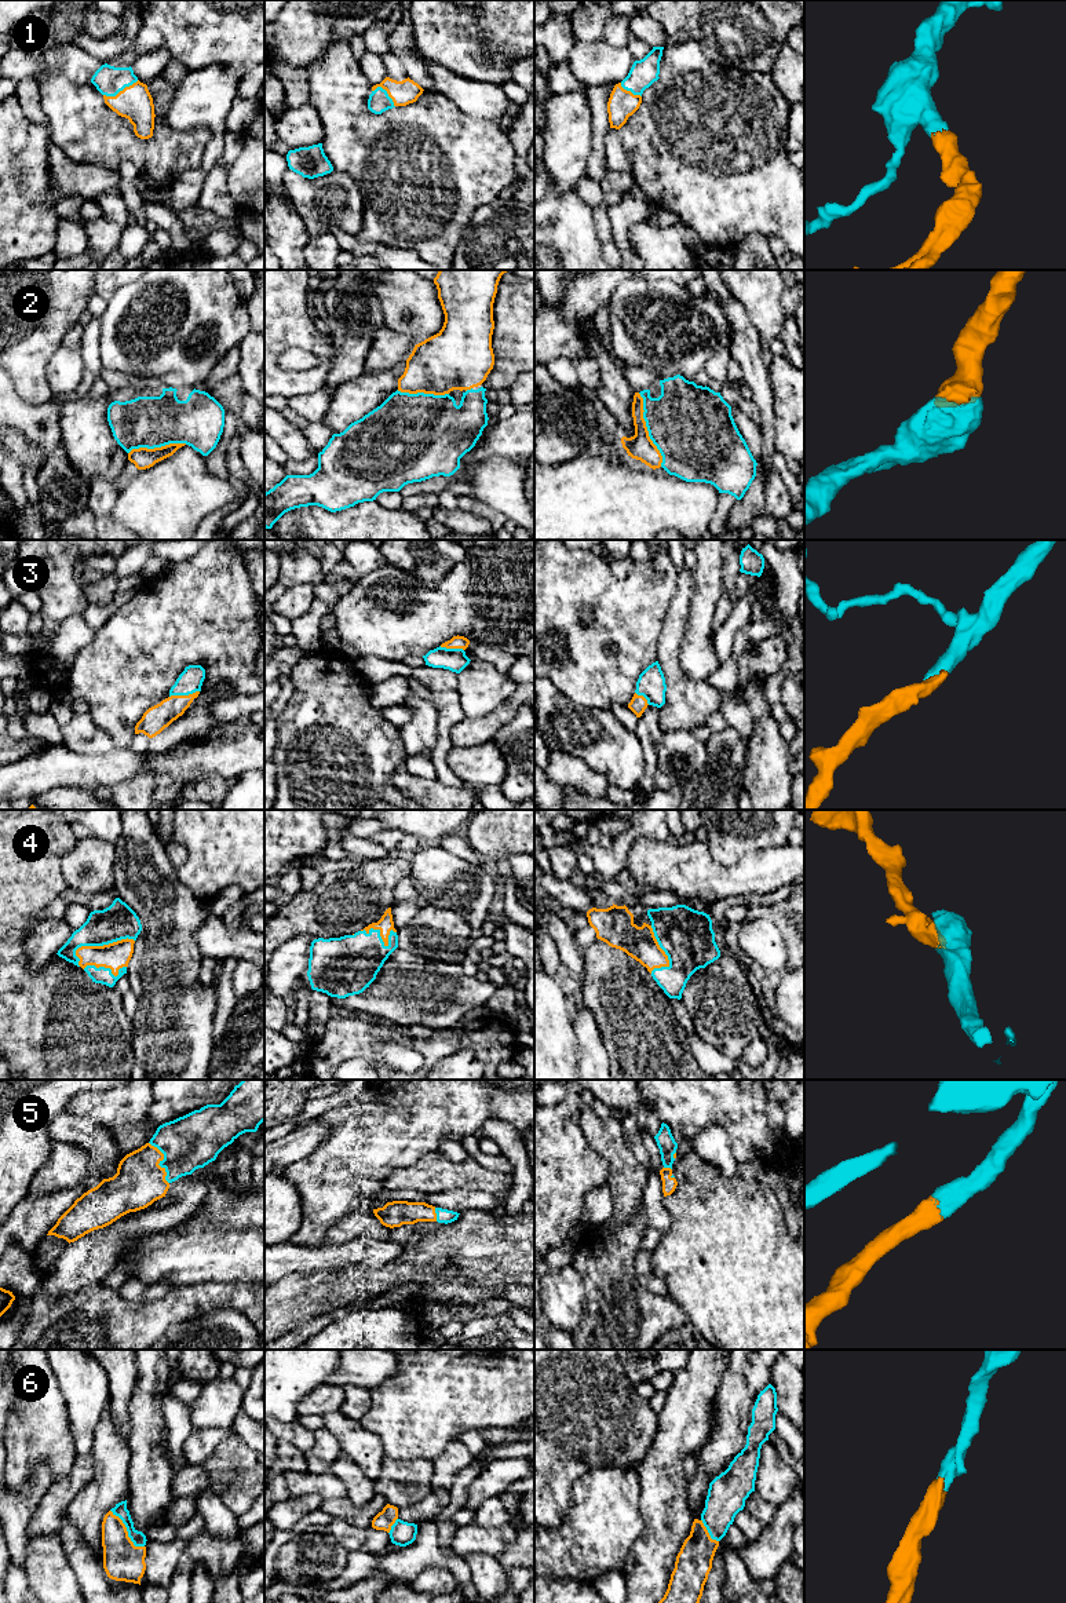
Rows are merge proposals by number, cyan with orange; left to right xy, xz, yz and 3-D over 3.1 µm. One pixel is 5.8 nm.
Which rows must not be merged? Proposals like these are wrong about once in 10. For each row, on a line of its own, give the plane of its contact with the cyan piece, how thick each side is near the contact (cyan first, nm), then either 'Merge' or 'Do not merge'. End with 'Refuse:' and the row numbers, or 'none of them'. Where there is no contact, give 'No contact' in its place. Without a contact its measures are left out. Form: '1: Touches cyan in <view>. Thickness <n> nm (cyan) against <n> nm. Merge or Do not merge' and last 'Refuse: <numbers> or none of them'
1: Touches cyan in xy. Thickness 170 nm (cyan) against 200 nm. Merge
2: Touches cyan in yz. Thickness 460 nm (cyan) against 150 nm. Merge
3: Touches cyan in xy. Thickness 140 nm (cyan) against 150 nm. Merge
4: Touches cyan in xy. Thickness 220 nm (cyan) against 160 nm. Merge
5: Touches cyan in xy. Thickness 320 nm (cyan) against 280 nm. Merge
6: Touches cyan in xy. Thickness 80 nm (cyan) against 220 nm. Merge
Refuse: none of them

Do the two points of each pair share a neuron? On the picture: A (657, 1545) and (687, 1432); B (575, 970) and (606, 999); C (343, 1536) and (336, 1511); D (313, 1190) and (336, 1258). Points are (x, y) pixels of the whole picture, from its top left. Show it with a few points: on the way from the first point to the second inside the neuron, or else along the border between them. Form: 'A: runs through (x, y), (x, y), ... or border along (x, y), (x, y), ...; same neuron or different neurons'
A: runs through (663, 1518), (667, 1460); same neuron
B: border along (580, 952), (583, 960), (581, 982); different neurons
C: border along (333, 1516), (342, 1518), (353, 1526), (371, 1526); different neurons
D: border along (324, 1242), (318, 1245), (291, 1244); different neurons

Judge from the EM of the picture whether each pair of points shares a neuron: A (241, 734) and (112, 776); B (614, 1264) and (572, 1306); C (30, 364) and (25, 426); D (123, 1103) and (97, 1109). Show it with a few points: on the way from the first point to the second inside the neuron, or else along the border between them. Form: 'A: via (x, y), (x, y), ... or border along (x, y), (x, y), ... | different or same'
A: via (210, 753), (179, 763), (143, 765) | same
B: border along (572, 1266), (579, 1274), (586, 1296), (580, 1325) | different
C: border along (14, 390), (29, 404), (47, 404) | different
D: via (116, 1109), (103, 1109) | same

